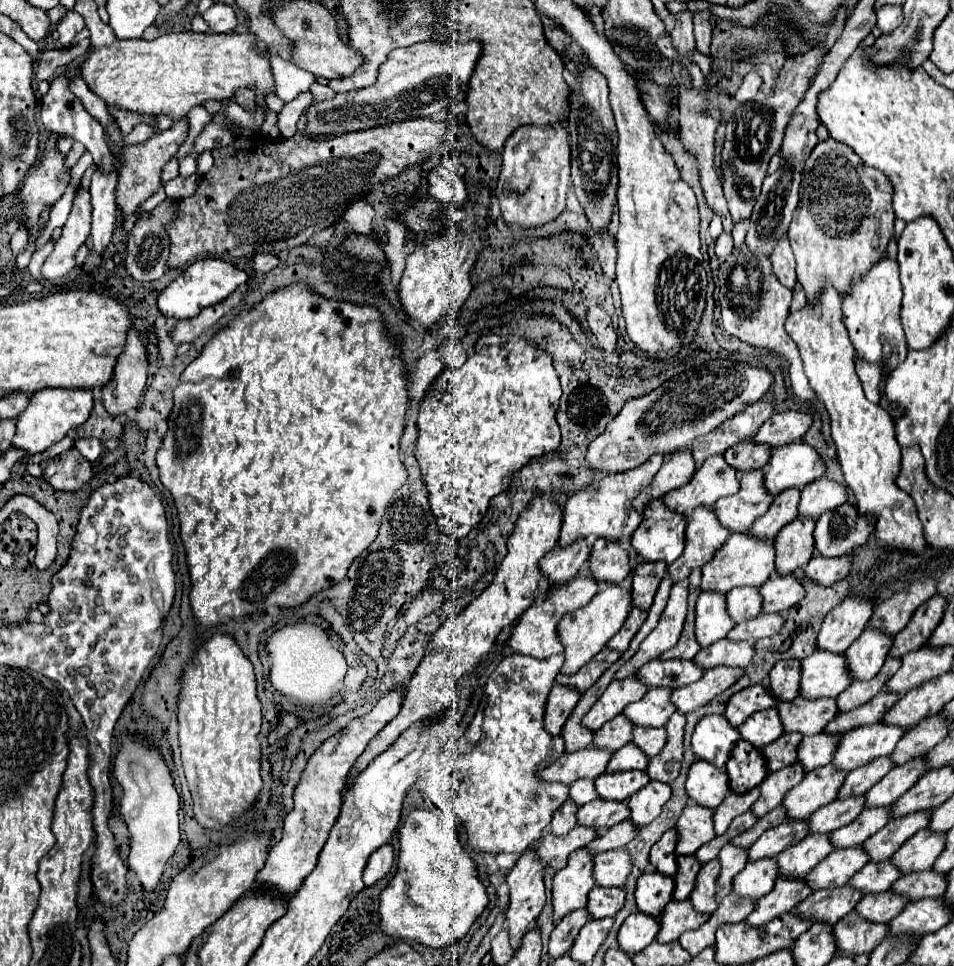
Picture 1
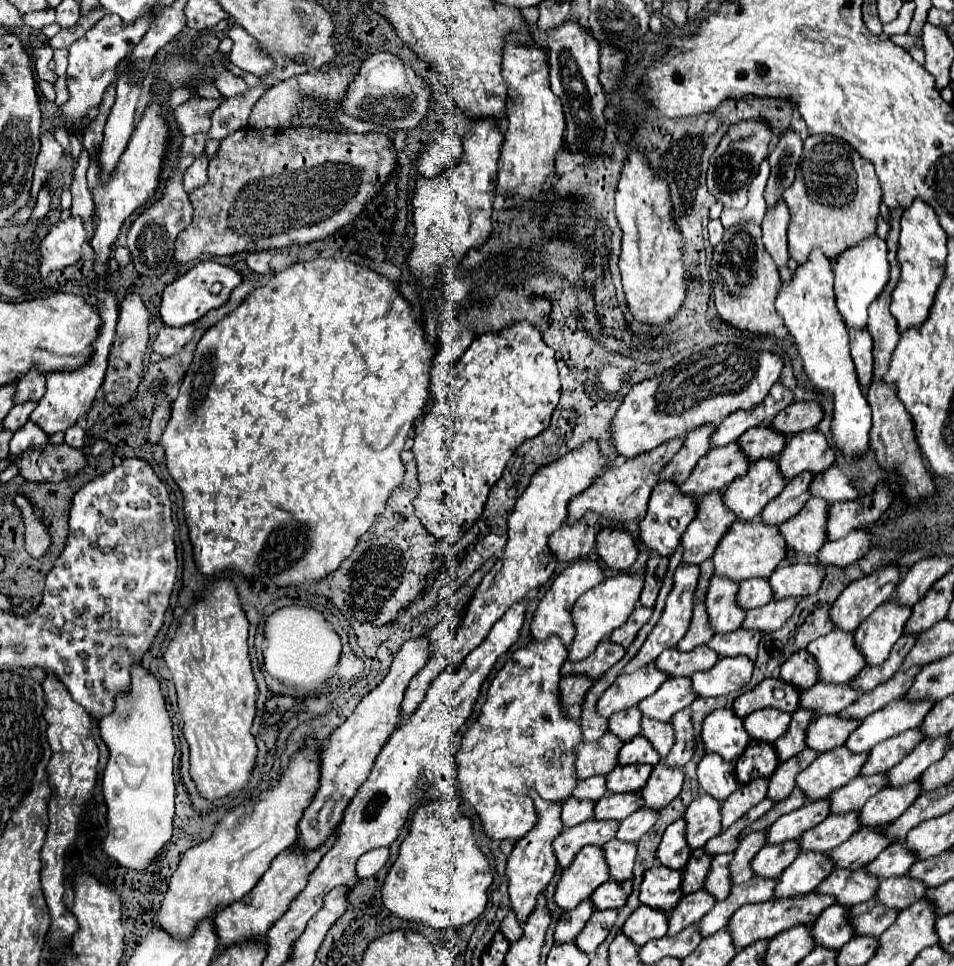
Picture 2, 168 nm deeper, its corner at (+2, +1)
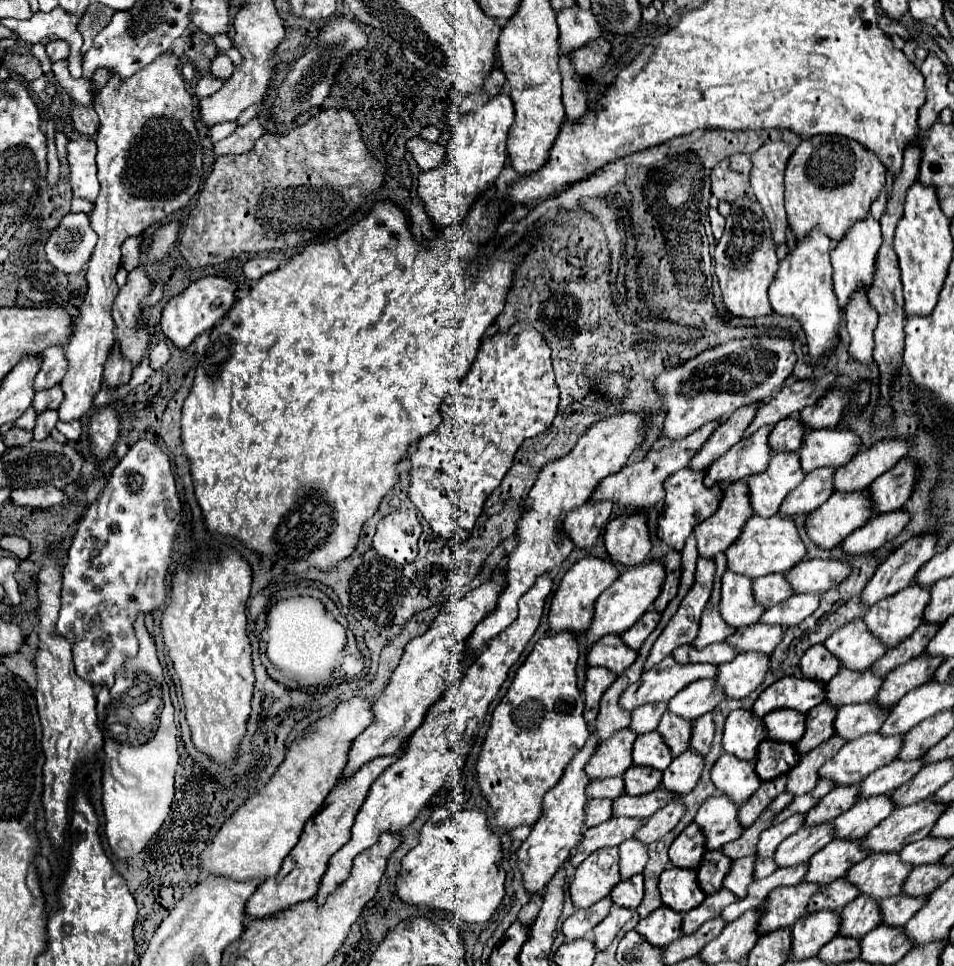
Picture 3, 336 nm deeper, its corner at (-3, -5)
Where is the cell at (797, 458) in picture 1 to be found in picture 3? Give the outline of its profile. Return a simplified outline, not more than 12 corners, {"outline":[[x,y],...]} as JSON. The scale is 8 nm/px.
{"outline":[[807,430],[801,470],[845,466],[861,446],[851,430]]}

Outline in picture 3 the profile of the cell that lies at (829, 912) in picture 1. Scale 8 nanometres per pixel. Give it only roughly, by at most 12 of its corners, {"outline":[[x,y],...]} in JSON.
{"outline":[[869,854],[845,878],[881,900],[899,894],[911,866],[899,854]]}

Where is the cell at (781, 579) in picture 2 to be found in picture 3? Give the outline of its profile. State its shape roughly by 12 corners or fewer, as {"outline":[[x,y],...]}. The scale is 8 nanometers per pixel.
{"outline":[[803,558],[787,574],[793,592],[825,594],[849,564]]}

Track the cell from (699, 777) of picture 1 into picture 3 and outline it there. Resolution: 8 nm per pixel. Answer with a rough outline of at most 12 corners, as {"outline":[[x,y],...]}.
{"outline":[[733,754],[711,768],[715,788],[743,804],[759,788],[755,762]]}

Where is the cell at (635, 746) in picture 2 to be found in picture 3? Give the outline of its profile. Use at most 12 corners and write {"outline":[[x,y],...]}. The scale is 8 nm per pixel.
{"outline":[[657,732],[637,736],[633,764],[665,770],[671,752]]}

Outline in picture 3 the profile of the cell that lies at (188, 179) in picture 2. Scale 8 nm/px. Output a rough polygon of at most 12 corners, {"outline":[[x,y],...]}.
{"outline":[[259,118],[213,144],[213,154],[243,154],[265,134]]}

